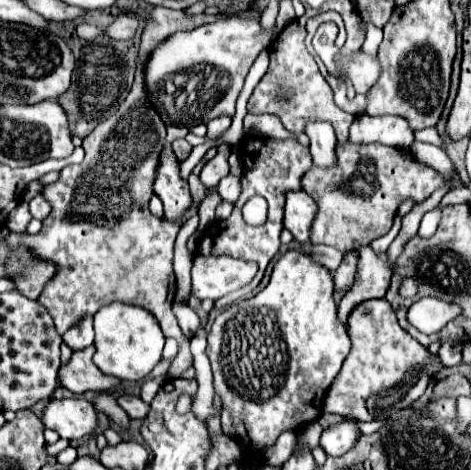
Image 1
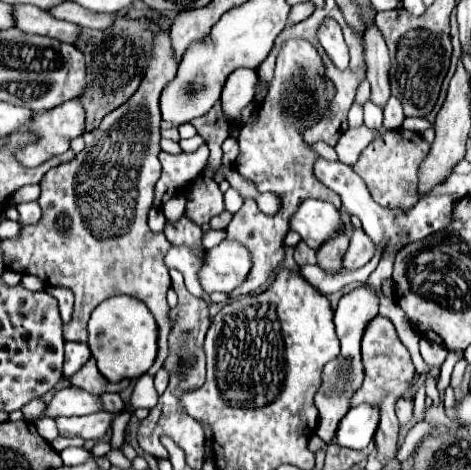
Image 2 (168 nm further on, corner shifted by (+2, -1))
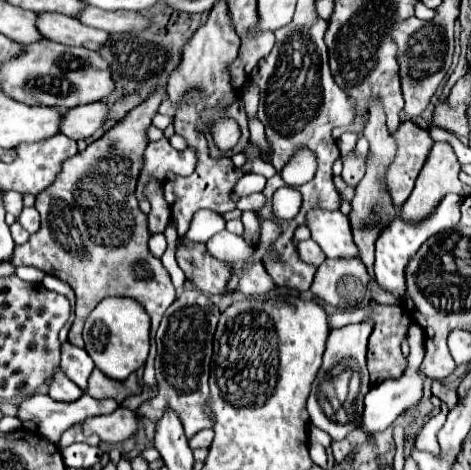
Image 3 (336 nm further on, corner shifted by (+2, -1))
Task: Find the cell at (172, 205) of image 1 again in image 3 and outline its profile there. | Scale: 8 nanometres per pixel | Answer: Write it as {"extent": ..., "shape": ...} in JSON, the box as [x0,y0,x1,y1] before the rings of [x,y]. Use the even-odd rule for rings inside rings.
{"extent":[177,238,229,294],"shape":[[[183,238],[177,246],[177,264],[199,290],[207,294],[223,294],[225,284],[229,282],[229,266],[215,260],[205,244]]]}

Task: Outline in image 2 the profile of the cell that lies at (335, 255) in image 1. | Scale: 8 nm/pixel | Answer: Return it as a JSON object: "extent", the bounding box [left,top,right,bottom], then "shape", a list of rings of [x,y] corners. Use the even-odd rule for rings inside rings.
{"extent":[295,242,315,266],"shape":[[[299,242],[297,246],[295,246],[295,262],[299,264],[299,266],[305,266],[305,264],[315,264],[315,250],[313,248],[309,248],[305,242]]]}

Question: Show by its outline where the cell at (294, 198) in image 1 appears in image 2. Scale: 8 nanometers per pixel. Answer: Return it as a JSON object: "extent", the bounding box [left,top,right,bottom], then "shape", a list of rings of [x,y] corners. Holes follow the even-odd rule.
{"extent":[291,200,343,250],"shape":[[[305,200],[291,218],[291,230],[299,232],[303,242],[319,250],[335,232],[341,232],[343,220],[339,210],[323,200]]]}

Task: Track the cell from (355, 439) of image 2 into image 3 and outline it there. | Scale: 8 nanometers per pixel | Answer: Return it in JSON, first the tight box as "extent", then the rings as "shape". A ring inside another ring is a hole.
{"extent":[361,368,423,436],"shape":[[[407,368],[399,380],[385,380],[369,390],[365,396],[365,408],[361,428],[367,436],[375,436],[389,428],[399,414],[415,408],[423,394],[423,382],[417,368]]]}

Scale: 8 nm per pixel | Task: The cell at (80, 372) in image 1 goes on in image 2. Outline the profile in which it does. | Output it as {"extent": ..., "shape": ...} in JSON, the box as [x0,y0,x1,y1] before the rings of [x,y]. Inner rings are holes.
{"extent":[69,358,129,396],"shape":[[[89,358],[89,362],[81,368],[81,372],[73,374],[73,378],[69,378],[69,382],[77,388],[87,390],[89,394],[101,396],[105,392],[123,392],[129,386],[129,380],[121,380],[117,384],[111,384],[107,378],[101,376],[101,372],[97,370],[93,358]]]}

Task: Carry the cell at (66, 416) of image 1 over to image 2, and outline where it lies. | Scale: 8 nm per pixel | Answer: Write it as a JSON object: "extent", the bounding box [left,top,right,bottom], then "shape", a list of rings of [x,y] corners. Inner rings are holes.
{"extent":[57,412,117,440],"shape":[[[95,412],[89,416],[71,416],[71,418],[57,418],[57,428],[61,436],[81,436],[85,440],[101,440],[107,430],[111,428],[111,422],[117,414],[109,412]]]}

